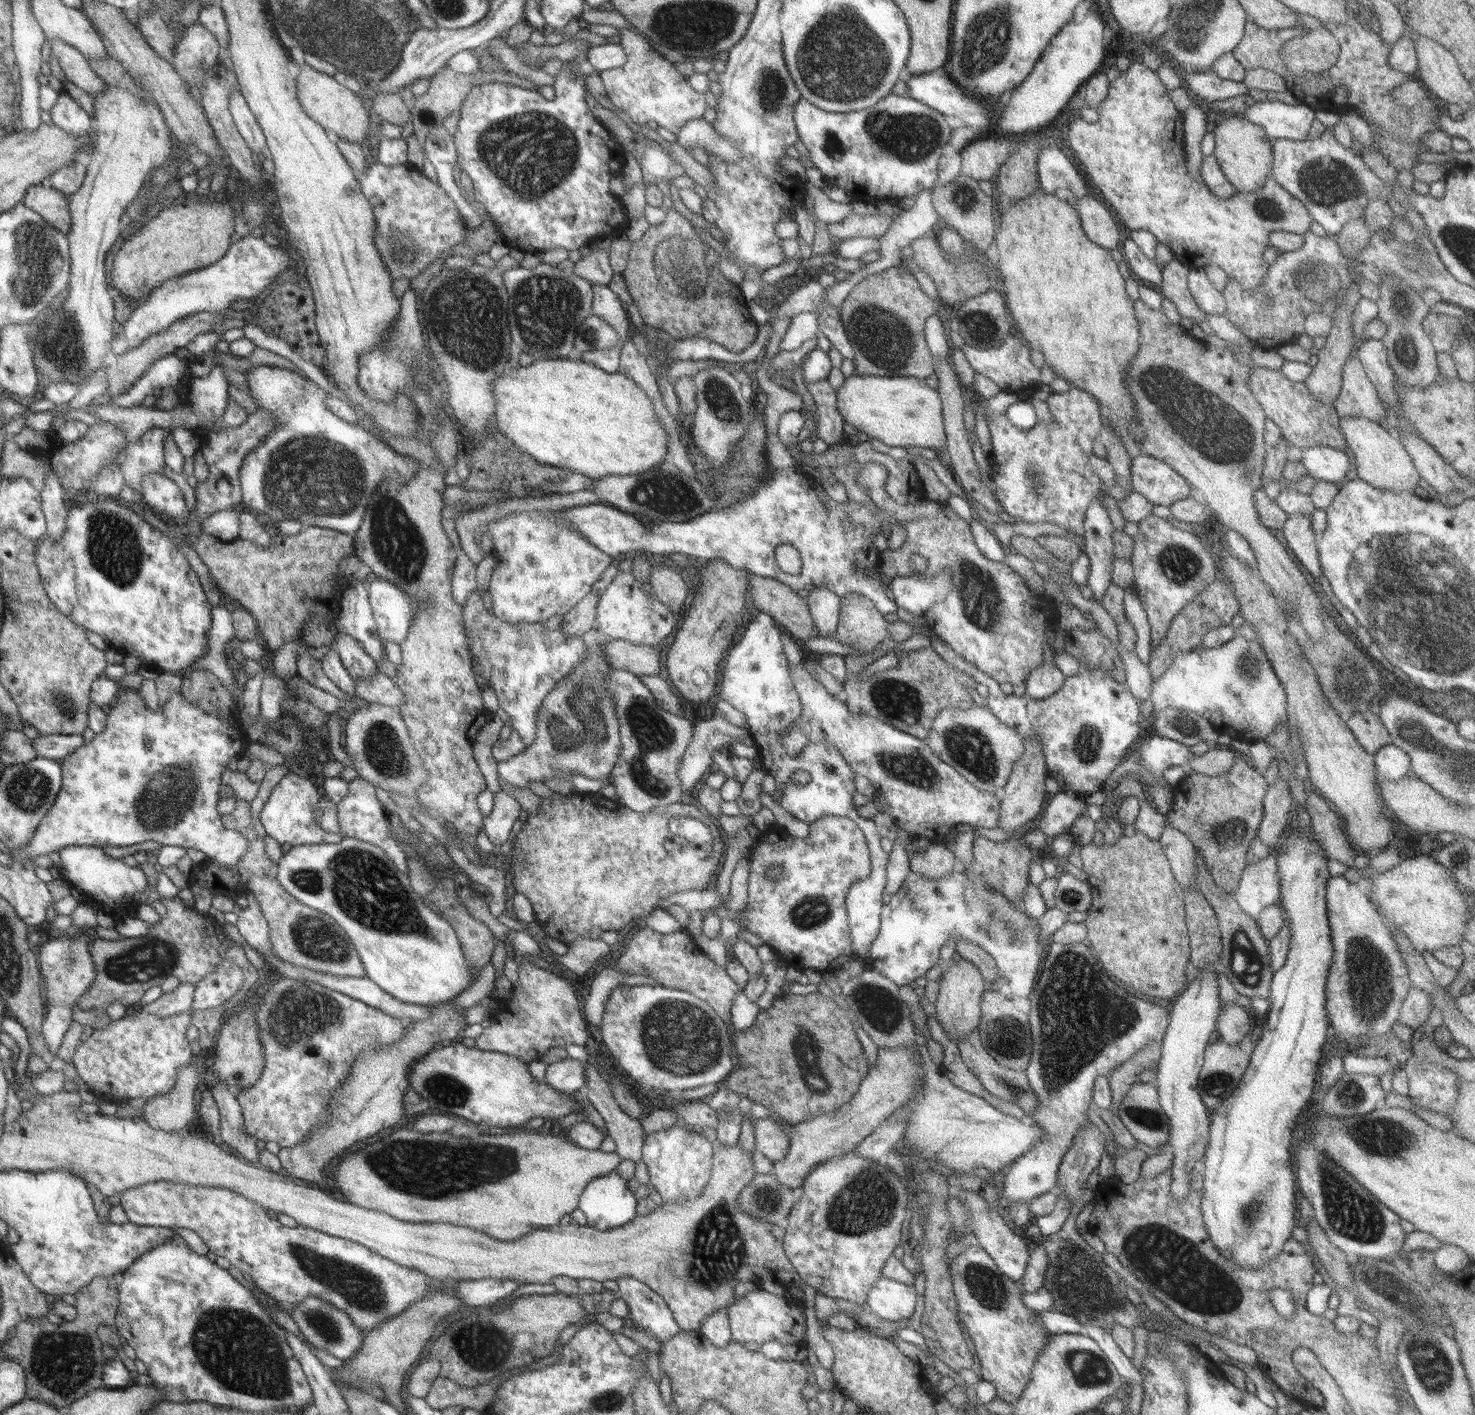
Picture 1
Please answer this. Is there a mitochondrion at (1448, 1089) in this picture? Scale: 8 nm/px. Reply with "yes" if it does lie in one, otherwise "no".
no

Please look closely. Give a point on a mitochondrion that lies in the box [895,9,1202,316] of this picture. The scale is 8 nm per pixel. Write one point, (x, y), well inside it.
(962, 195)

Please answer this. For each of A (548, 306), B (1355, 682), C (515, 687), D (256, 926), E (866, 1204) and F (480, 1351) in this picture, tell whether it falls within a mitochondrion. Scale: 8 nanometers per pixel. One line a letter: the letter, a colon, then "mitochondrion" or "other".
A: mitochondrion
B: mitochondrion
C: other
D: other
E: mitochondrion
F: mitochondrion

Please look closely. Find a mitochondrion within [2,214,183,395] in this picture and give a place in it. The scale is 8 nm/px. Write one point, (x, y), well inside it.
(63, 348)

